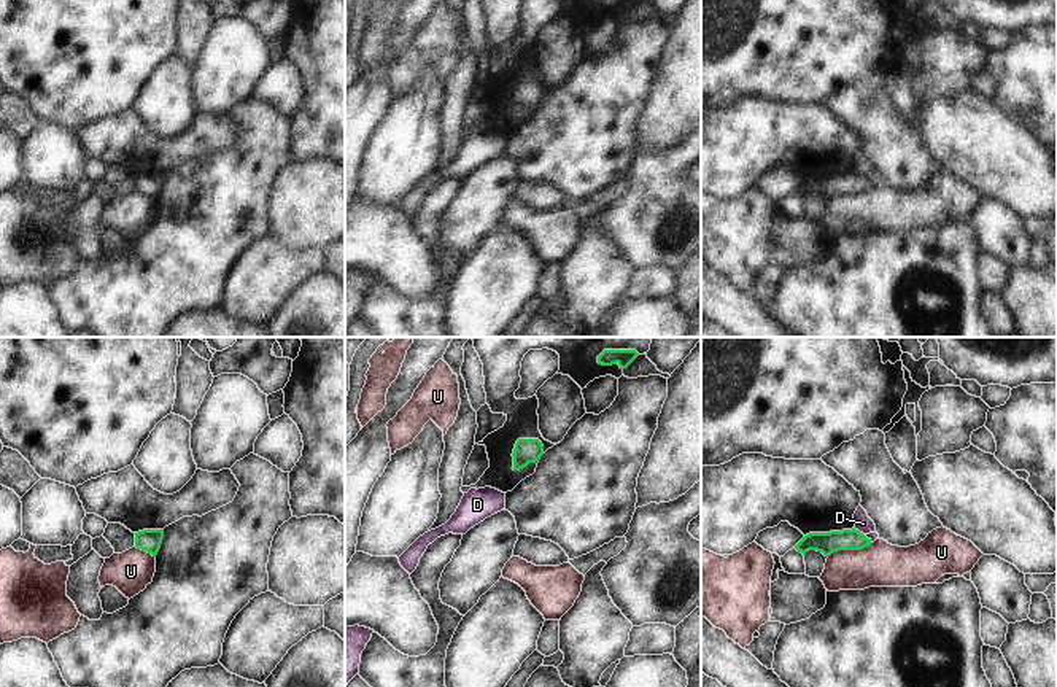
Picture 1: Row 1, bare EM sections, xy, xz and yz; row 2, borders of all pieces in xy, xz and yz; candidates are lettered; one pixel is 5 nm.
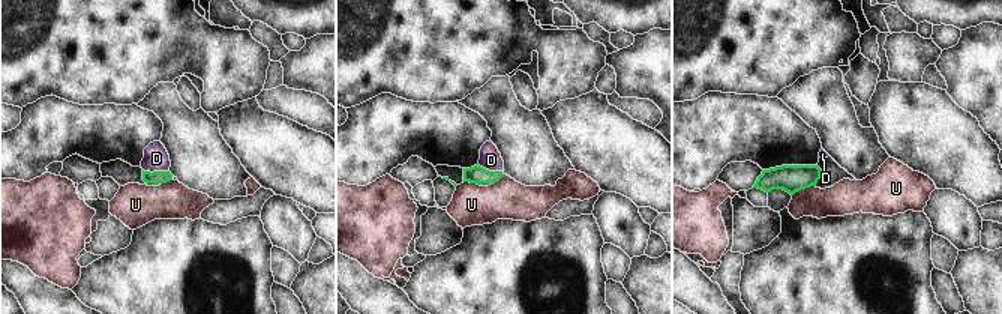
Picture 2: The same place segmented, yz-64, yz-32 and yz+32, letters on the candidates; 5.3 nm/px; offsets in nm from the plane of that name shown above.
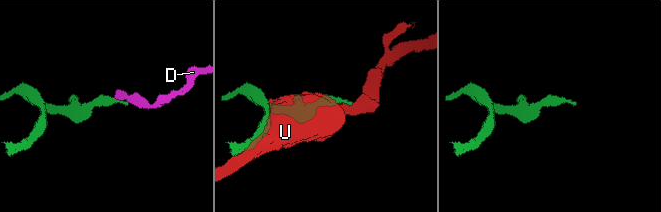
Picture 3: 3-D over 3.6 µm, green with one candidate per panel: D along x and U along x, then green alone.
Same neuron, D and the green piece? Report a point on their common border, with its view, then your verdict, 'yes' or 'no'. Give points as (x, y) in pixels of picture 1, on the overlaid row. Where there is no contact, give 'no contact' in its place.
yz (857, 530) | no

